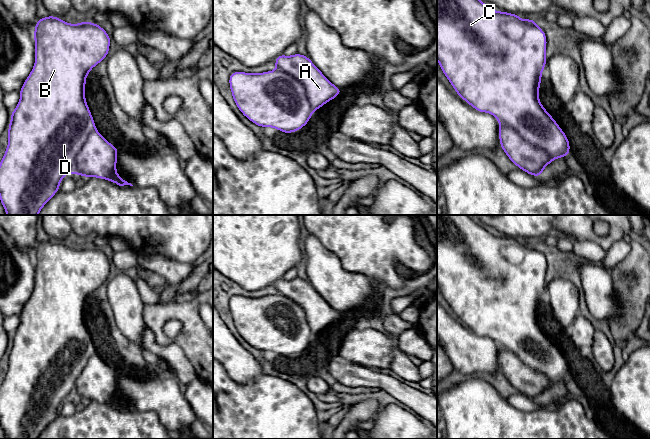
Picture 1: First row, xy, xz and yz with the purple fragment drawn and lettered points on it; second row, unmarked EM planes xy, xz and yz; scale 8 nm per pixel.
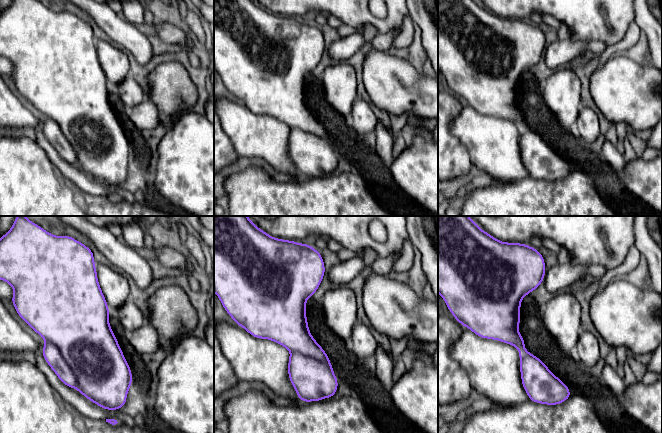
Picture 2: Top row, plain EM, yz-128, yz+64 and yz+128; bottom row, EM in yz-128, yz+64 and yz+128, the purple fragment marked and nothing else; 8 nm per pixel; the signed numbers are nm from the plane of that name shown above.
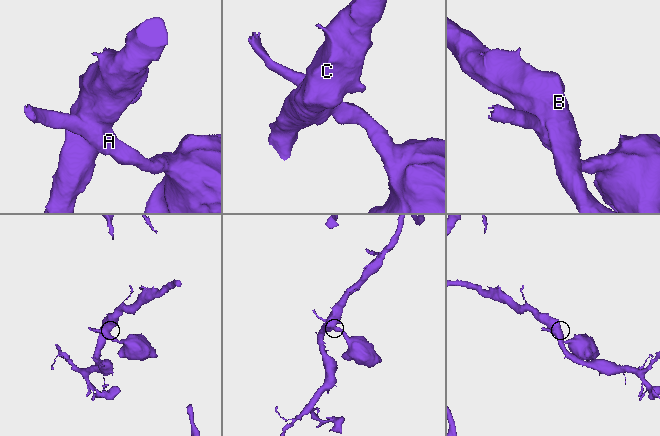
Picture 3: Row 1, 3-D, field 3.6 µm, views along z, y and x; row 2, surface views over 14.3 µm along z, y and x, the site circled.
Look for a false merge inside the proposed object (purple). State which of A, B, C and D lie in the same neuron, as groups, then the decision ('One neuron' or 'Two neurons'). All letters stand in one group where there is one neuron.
Groups: A / B C D. Two neurons

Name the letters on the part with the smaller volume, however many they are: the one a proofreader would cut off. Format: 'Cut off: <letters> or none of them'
Cut off: A

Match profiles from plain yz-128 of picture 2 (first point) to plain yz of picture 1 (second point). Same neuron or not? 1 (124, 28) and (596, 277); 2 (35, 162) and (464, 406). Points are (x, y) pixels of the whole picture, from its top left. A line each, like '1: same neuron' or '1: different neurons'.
1: same neuron
2: same neuron

